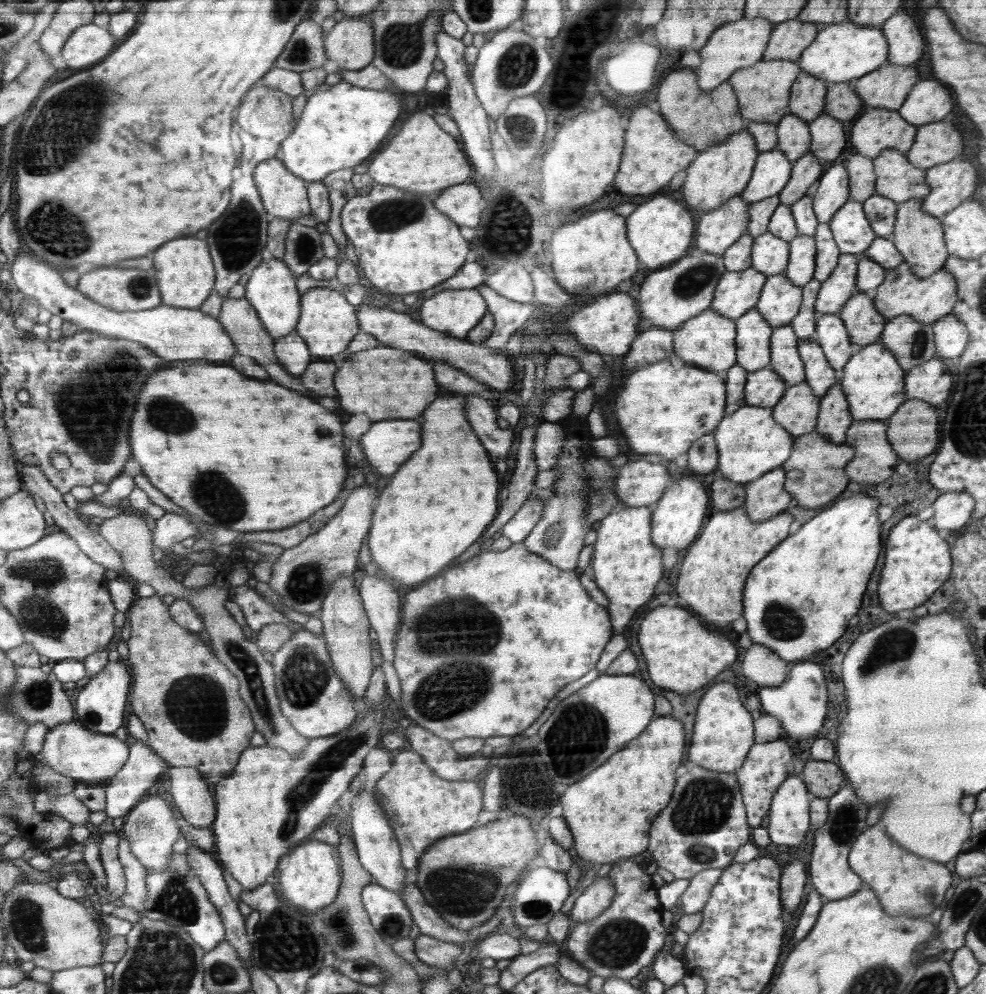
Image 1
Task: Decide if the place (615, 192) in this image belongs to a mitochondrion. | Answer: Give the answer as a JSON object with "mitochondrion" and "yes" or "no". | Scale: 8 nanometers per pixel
{"mitochondrion":"no"}

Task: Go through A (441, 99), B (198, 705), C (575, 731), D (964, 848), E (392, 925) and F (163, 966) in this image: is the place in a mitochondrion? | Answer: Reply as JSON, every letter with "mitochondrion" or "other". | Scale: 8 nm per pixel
{"A":"other","B":"mitochondrion","C":"mitochondrion","D":"other","E":"mitochondrion","F":"mitochondrion"}

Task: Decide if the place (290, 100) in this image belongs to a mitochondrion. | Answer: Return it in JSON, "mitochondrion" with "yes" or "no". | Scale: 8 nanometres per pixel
{"mitochondrion":"no"}

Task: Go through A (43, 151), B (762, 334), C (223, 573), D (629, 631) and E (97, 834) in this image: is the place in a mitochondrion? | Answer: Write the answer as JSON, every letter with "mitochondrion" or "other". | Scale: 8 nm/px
{"A":"mitochondrion","B":"other","C":"other","D":"other","E":"other"}

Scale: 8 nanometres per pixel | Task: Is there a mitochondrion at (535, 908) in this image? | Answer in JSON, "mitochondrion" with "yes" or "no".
{"mitochondrion":"yes"}

